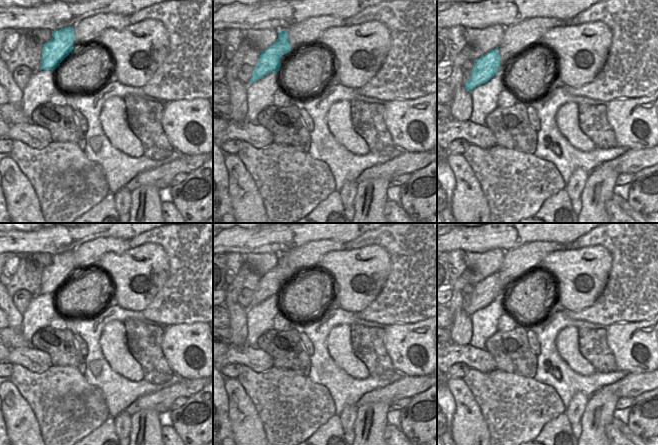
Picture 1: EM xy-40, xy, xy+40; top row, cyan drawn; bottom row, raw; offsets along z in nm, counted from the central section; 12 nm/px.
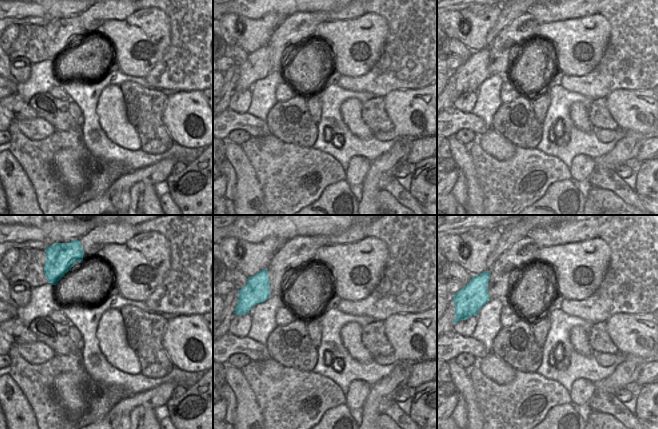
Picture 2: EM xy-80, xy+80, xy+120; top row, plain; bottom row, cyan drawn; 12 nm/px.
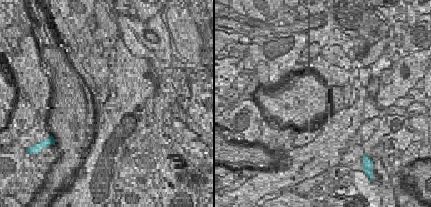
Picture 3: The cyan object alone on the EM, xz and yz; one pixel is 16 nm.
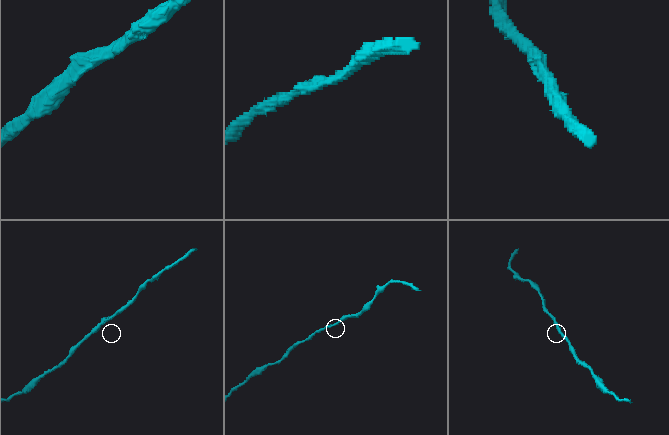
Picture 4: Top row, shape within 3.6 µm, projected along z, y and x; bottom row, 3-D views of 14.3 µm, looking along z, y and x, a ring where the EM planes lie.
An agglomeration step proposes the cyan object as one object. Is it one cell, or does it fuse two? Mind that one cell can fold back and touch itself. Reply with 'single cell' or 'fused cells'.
single cell

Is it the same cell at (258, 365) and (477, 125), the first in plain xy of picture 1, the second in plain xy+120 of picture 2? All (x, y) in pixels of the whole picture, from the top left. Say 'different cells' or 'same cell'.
same cell

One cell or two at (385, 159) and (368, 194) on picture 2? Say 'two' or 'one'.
one

